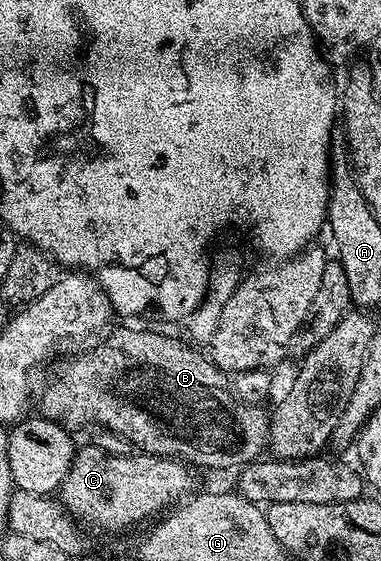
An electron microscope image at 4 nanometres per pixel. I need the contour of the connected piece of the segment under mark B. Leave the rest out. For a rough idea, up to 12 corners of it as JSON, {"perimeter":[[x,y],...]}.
{"perimeter":[[152,330],[114,331],[43,417],[193,467],[257,461],[269,411]]}

